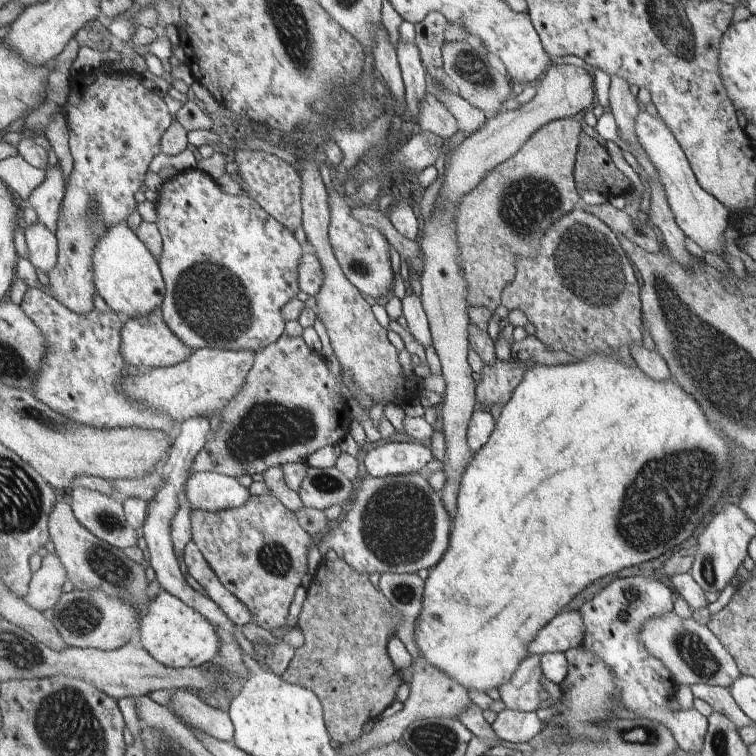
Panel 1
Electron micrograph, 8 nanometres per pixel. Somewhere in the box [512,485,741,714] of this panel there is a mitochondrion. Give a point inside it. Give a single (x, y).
(693, 651)

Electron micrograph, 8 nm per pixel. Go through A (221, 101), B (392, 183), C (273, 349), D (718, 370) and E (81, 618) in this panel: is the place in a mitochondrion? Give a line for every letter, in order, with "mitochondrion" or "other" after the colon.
A: other
B: other
C: other
D: mitochondrion
E: mitochondrion

